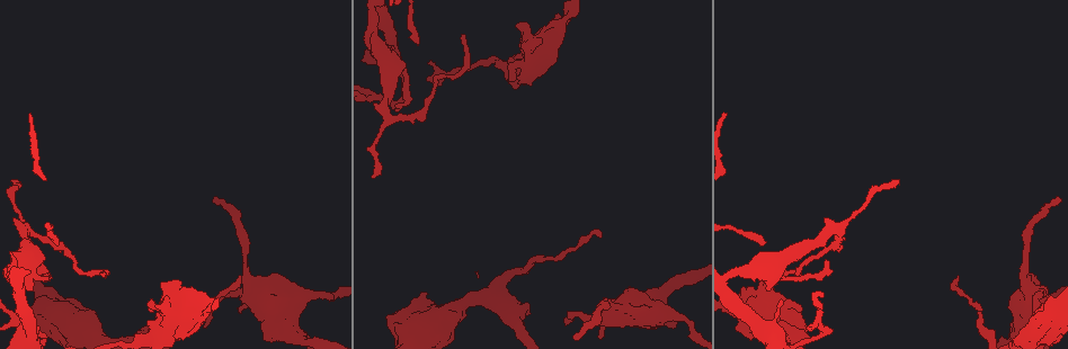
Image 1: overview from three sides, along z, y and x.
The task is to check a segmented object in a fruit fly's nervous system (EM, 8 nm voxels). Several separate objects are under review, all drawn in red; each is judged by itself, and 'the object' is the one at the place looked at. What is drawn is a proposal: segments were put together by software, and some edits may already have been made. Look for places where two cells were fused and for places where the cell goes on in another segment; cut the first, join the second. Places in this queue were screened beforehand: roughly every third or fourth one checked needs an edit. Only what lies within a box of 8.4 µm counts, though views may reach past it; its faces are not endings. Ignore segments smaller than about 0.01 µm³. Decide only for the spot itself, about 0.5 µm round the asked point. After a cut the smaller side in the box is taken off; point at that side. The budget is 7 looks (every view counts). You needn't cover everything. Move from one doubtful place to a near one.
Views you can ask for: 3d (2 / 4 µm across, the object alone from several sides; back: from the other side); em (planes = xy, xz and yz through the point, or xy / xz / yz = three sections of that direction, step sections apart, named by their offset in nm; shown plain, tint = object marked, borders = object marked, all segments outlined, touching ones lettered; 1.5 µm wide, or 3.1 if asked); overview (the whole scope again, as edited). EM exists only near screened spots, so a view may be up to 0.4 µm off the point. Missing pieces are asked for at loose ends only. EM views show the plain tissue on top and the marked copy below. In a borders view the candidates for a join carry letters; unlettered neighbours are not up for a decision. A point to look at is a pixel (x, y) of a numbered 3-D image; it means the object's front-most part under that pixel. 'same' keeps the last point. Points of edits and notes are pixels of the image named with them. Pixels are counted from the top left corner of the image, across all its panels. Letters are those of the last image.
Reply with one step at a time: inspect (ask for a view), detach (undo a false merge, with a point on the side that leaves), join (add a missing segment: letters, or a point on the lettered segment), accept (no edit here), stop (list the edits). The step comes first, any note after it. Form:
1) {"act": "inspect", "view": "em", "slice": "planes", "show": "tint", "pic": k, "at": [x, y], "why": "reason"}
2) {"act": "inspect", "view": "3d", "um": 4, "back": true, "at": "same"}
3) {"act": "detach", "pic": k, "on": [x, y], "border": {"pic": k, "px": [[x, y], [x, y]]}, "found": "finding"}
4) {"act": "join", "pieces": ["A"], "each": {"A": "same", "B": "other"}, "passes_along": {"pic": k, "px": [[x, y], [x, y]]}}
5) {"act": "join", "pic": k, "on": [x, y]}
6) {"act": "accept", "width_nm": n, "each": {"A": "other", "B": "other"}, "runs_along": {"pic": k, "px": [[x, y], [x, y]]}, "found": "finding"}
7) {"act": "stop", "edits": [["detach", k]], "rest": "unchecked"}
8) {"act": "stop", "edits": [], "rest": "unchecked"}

{"act": "inspect", "view": "3d", "um": 2, "pic": 1, "at": [750, 304], "why": "branch stops here"}

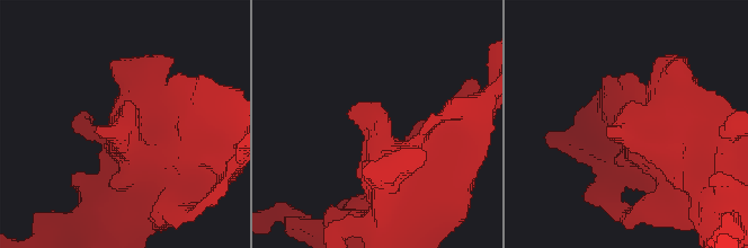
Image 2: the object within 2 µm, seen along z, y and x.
{"act": "inspect", "view": "em", "slice": "planes", "show": "borders", "pic": 2, "at": [618, 137], "why": "need the tissue"}

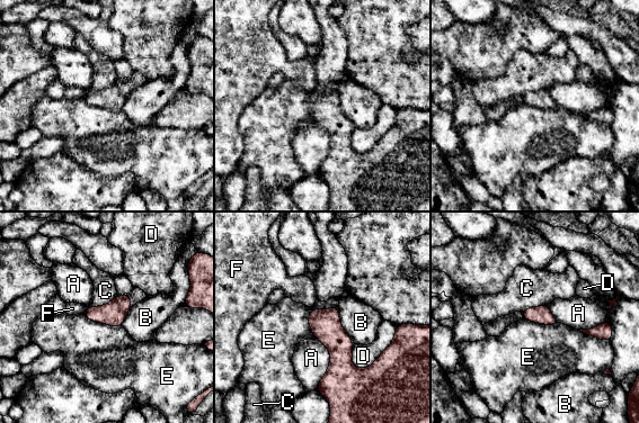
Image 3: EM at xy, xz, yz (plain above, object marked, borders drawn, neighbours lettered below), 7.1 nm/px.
{"act": "accept", "each": {"A": "other", "B": "other", "C": "other", "D": "other", "E": "other", "F": "other"}, "runs_along": {"pic": 3, "px": [[336, 311], [337, 375], [328, 387]]}, "found": "none of them fits"}

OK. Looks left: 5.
{"act": "inspect", "view": "em", "slice": "planes", "show": "borders", "pic": 1, "at": [388, 318], "why": "branch stops here"}

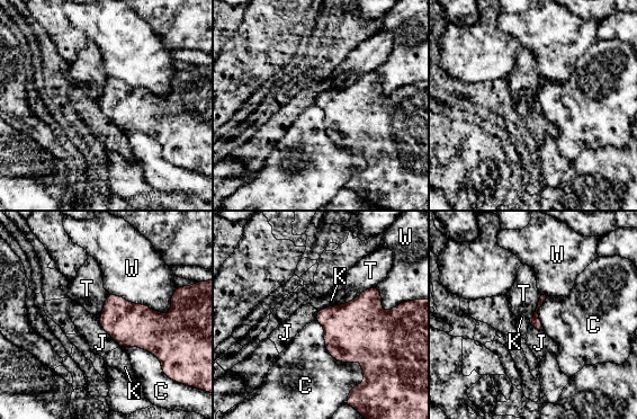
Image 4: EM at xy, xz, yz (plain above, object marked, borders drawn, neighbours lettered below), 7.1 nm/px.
{"act": "accept", "longest_contact_nm": ["C", 550], "each": {"C": "other", "J": "other", "K": "other", "T": "other", "W": "other"}, "border": {"pic": 4, "px": [[315, 320], [351, 390]]}, "found": "none of them fits"}

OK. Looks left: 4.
{"act": "inspect", "view": "em", "slice": "yz", "step": 4, "show": "borders", "pic": 1, "at": [371, 11], "why": "sharp bend"}

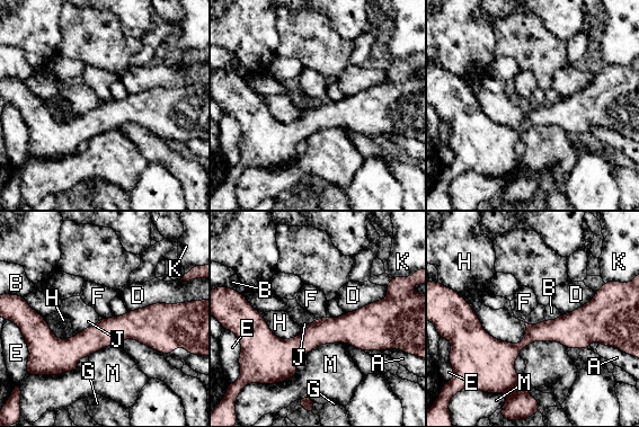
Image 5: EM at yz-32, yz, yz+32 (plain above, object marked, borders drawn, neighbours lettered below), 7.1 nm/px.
{"act": "accept", "each": {"A": "other", "B": "other", "D": "other", "E": "other", "F": "other", "G": "other", "H": "other", "J": "other", "K": "other", "M": "other"}, "border": {"pic": 5, "px": [[43, 317], [59, 338], [101, 318]]}, "found": "continuous, no second cell"}

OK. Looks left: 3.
{"act": "stop", "edits": [], "rest": "unchecked"}

